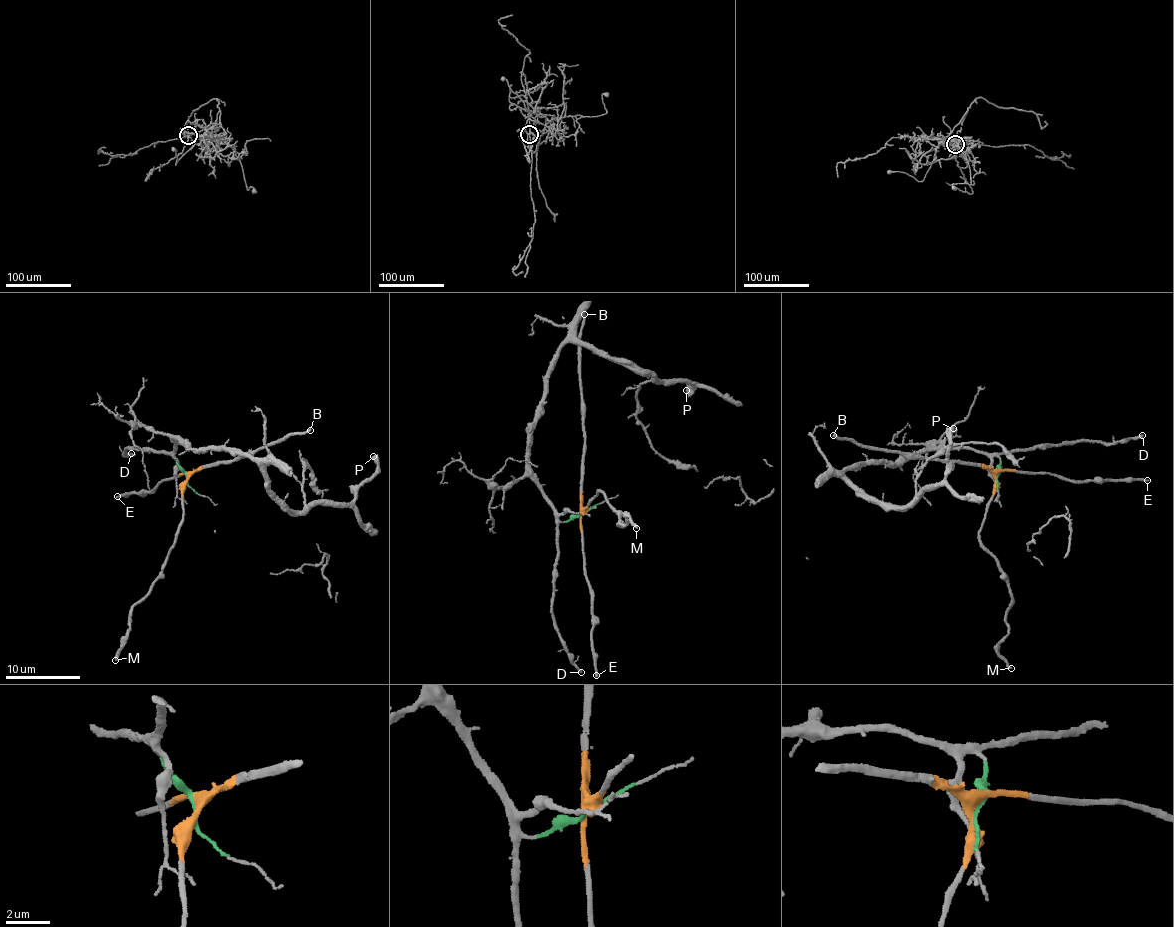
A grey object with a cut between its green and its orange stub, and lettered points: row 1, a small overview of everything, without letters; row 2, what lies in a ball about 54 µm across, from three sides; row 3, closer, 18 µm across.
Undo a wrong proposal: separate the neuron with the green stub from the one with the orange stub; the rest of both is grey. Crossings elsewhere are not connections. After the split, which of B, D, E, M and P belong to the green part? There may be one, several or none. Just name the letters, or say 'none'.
D, P

